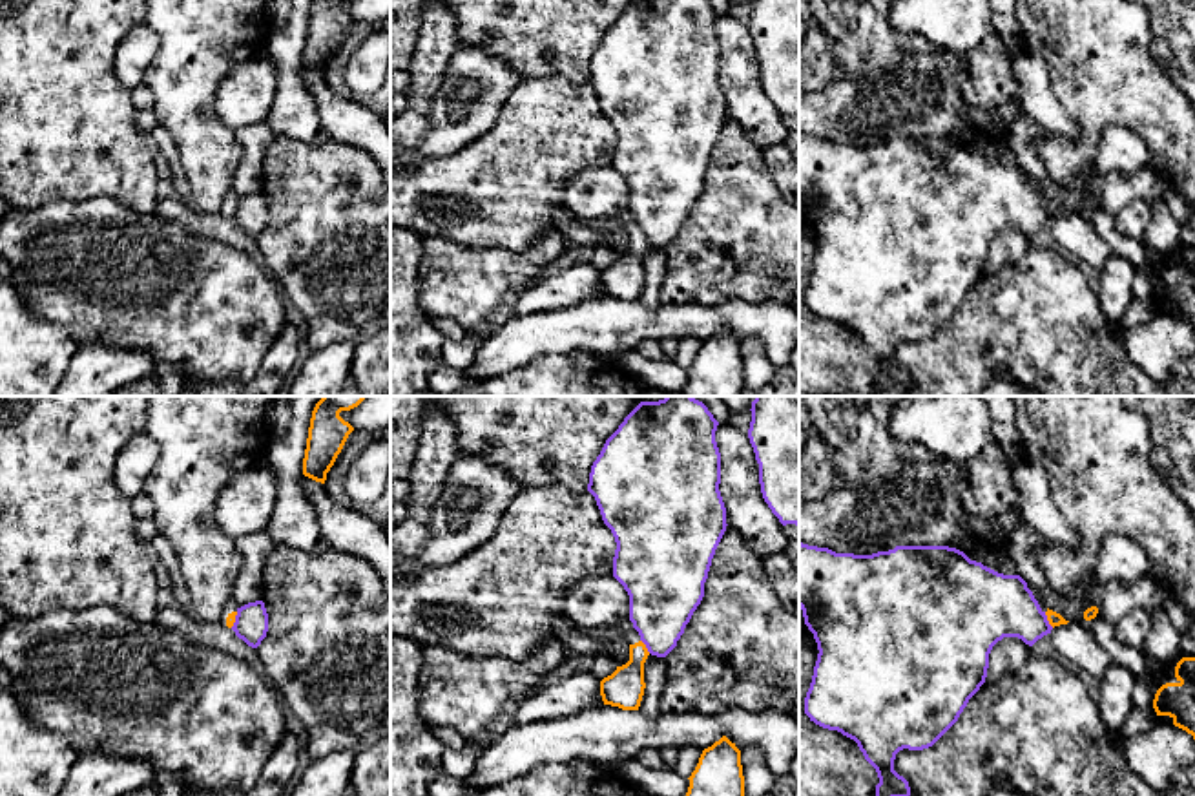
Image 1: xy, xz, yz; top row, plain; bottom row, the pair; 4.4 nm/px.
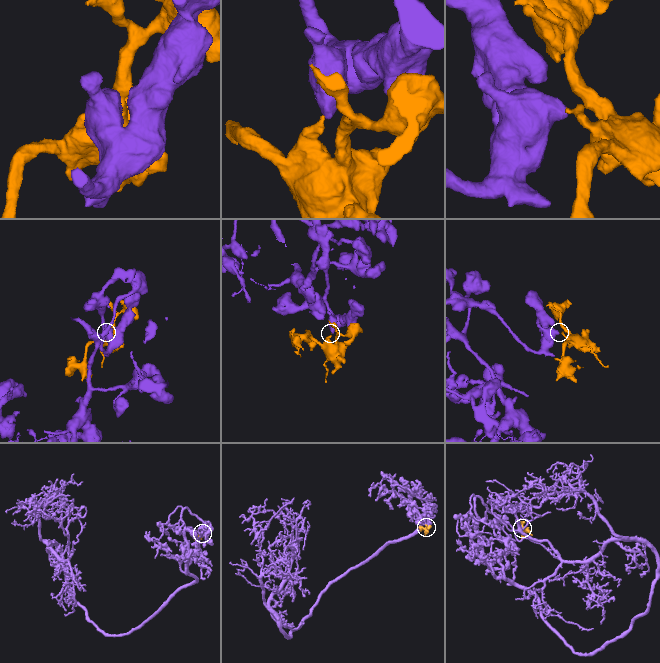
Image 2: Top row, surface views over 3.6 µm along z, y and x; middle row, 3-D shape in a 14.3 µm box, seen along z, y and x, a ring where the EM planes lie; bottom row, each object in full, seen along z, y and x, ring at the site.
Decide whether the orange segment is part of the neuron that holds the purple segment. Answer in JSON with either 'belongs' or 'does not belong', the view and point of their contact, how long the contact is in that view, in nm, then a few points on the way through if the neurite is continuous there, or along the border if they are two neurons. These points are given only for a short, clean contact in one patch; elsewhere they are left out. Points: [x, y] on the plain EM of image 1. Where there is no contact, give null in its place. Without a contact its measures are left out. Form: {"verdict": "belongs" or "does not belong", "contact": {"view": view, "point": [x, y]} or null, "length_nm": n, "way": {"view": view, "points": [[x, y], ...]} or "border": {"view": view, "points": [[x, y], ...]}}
{"verdict": "does not belong", "contact": {"view": "yz", "point": [1046, 210]}, "length_nm": 80, "border": {"view": "yz", "points": [[1044, 203], [1053, 218]]}}

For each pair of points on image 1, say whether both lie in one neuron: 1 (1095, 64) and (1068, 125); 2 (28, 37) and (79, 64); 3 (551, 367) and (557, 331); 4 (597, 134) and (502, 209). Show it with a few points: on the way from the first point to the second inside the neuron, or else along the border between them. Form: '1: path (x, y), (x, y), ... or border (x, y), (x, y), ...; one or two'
1: border (1048, 81), (1057, 101), (1079, 130), (1075, 139); two
2: path (41, 50), (55, 64), (66, 64); one
3: border (597, 353), (586, 349), (542, 353), (513, 369); two
4: path (573, 137), (526, 185); one

